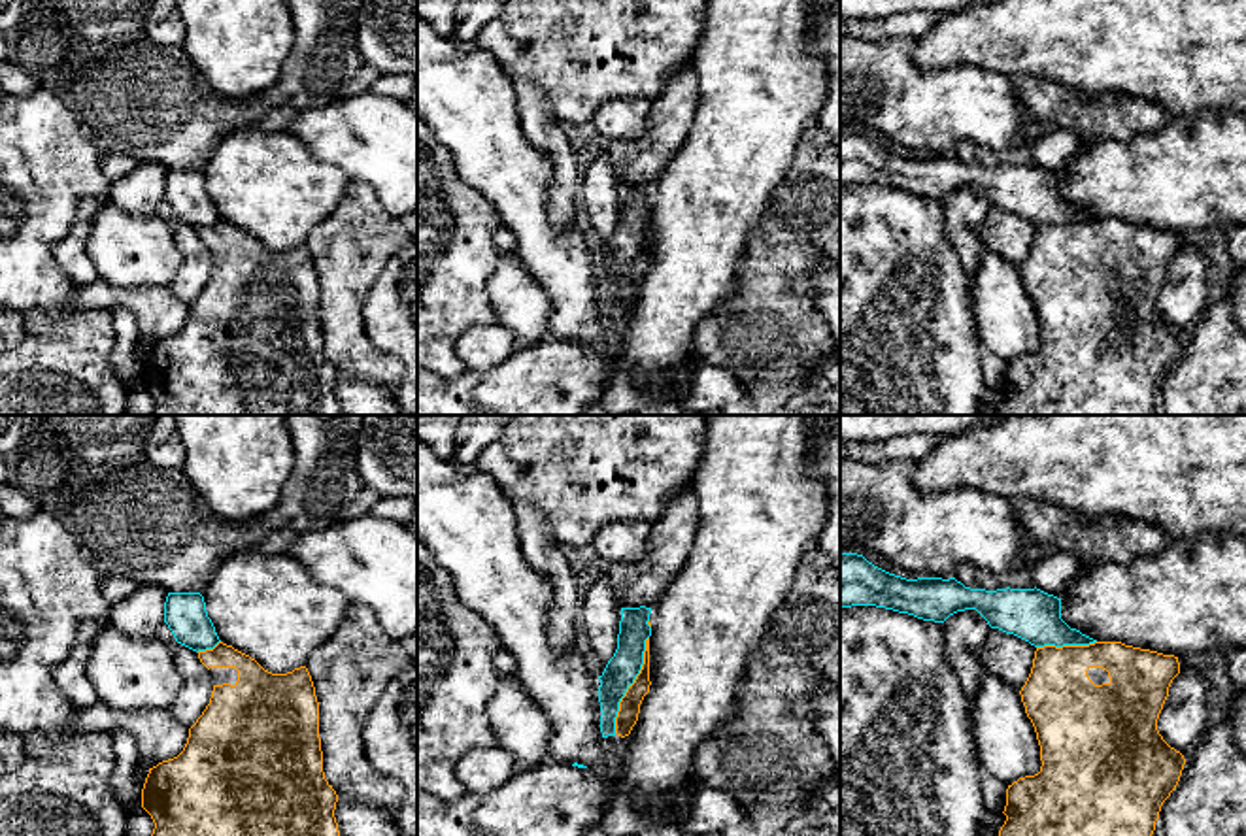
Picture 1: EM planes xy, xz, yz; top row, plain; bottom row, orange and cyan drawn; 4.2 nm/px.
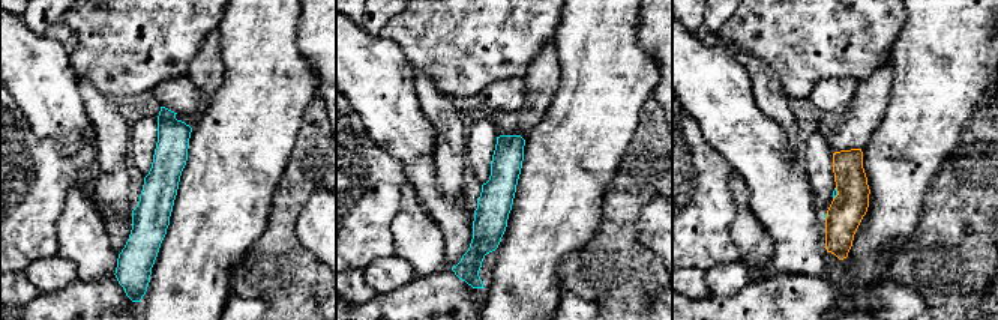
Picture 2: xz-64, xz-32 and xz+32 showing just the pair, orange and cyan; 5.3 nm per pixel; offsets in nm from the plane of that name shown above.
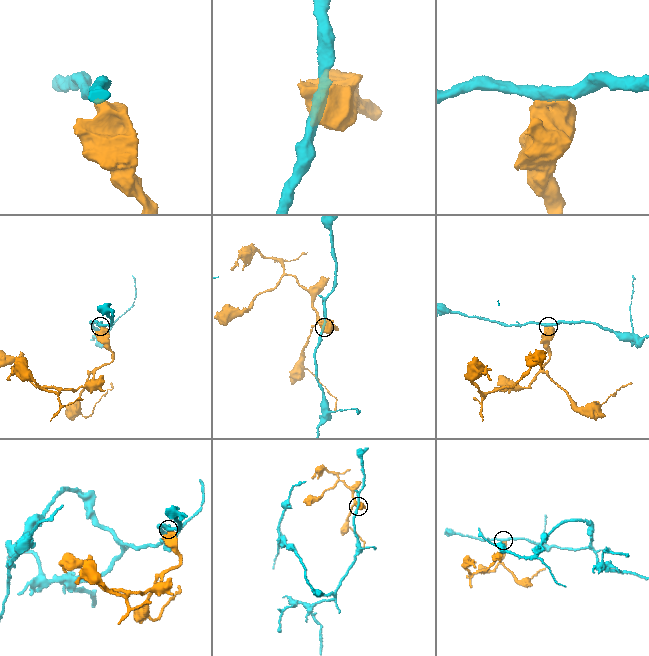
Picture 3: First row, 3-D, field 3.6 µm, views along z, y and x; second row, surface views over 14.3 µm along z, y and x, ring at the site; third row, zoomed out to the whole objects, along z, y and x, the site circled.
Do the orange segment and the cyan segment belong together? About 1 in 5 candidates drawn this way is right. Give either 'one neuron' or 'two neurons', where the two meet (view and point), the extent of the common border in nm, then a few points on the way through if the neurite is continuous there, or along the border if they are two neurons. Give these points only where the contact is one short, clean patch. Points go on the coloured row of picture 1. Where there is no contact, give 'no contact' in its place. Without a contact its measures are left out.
two neurons | xz (631, 685) | 440 nm | along xz (648, 636), (642, 668), (620, 702), (614, 733)

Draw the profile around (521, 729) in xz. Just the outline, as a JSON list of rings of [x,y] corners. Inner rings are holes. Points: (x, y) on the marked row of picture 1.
[[[500,647],[495,653],[498,687],[487,704],[497,745],[515,759],[517,770],[532,770],[549,761],[547,717],[534,706],[515,676],[515,659]]]

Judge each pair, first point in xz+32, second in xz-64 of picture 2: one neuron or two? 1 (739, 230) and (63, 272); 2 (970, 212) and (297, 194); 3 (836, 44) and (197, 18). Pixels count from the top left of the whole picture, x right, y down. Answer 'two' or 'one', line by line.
1: two
2: one
3: one

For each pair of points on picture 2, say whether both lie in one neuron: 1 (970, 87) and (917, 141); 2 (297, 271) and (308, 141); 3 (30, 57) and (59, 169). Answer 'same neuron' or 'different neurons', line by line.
1: same neuron
2: same neuron
3: different neurons

